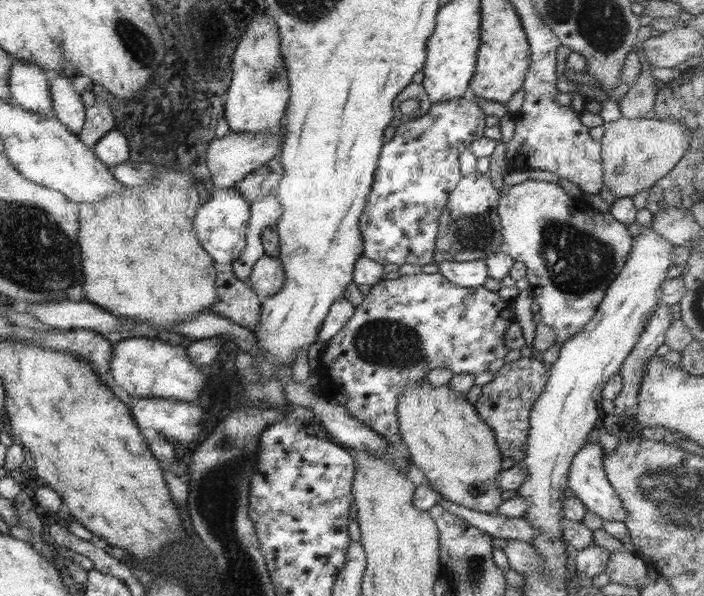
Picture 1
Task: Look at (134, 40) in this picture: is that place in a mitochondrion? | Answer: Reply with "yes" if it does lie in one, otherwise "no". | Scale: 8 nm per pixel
yes

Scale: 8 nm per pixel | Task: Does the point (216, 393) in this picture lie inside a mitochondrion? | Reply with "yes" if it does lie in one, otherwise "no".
no

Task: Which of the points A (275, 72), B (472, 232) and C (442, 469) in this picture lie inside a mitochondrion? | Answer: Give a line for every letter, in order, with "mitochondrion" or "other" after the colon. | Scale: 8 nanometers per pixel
A: mitochondrion
B: mitochondrion
C: other

